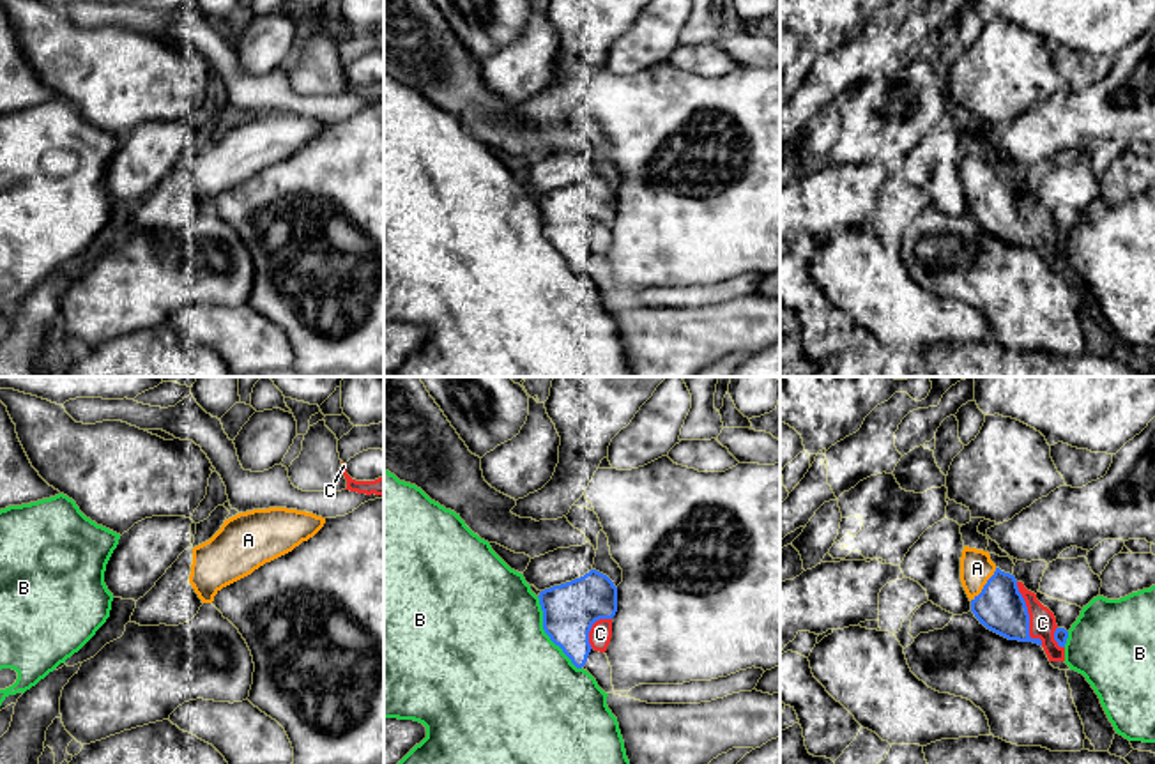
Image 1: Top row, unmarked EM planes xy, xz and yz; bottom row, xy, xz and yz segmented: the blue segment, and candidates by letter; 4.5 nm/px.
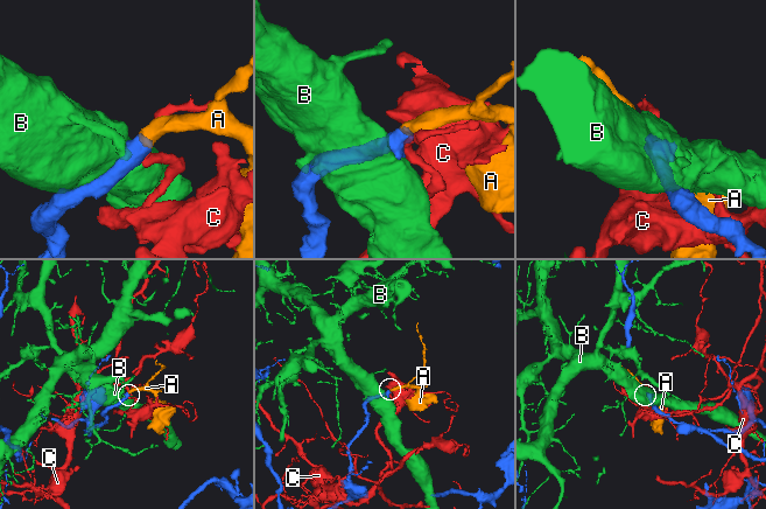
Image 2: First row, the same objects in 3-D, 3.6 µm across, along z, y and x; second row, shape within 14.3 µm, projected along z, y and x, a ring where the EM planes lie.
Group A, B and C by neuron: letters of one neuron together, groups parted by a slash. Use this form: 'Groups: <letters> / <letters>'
Groups: A / B / C

